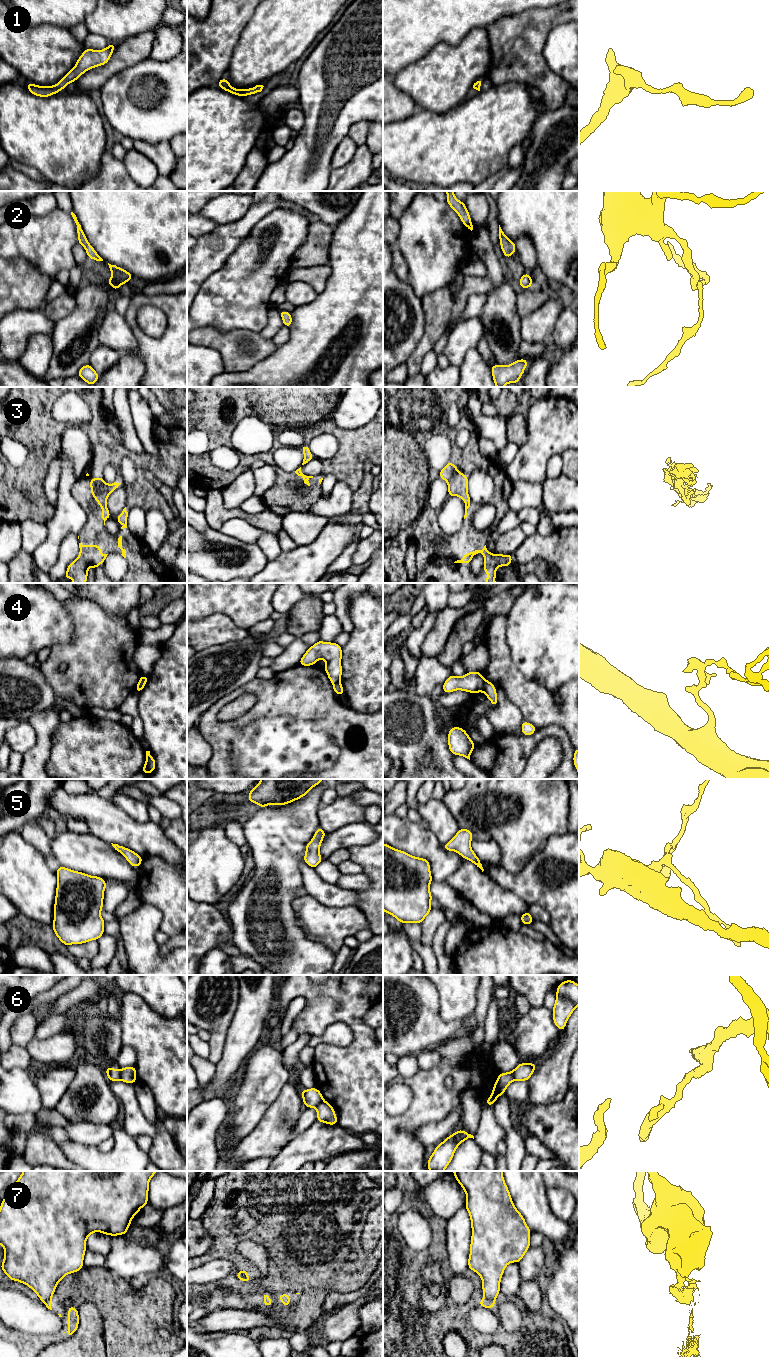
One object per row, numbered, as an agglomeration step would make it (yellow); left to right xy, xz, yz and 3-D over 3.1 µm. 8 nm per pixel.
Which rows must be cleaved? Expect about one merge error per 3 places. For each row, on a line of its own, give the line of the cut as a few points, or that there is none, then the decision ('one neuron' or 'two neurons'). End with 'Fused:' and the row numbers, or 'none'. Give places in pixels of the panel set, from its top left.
1: no cut; one neuron
2: no cut; one neuron
3: no cut; one neuron
4: cut in yz along (485, 679), (482, 690); two neurons
5: no cut; one neuron
6: cut in xy along (119, 1069), (119, 1077), (121, 1079); two neurons
7: cut in yz along (485, 1297), (494, 1299); two neurons
Fused: 4, 6, 7

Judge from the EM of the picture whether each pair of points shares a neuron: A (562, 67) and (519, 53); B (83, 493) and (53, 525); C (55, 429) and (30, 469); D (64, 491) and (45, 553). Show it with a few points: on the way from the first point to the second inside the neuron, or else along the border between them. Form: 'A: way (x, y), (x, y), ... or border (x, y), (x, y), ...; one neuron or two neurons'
A: border (547, 38), (544, 44), (544, 59), (563, 79); two neurons
B: border (75, 481), (71, 495), (86, 513), (85, 522); two neurons
C: way (50, 440), (50, 451), (41, 462); one neuron
D: way (64, 506), (64, 521), (58, 527), (54, 538); one neuron

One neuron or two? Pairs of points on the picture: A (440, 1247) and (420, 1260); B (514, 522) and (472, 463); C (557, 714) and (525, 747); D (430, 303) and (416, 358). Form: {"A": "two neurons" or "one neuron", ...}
{"A": "one neuron", "B": "two neurons", "C": "two neurons", "D": "one neuron"}

